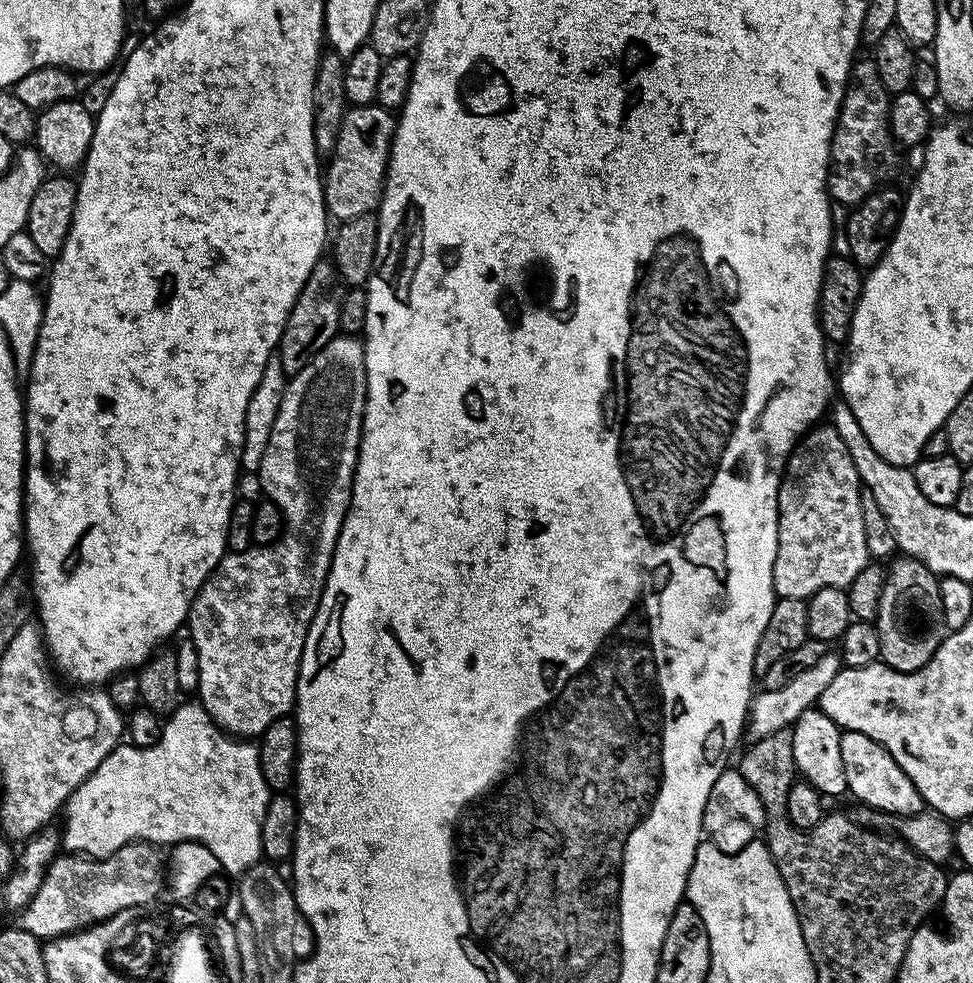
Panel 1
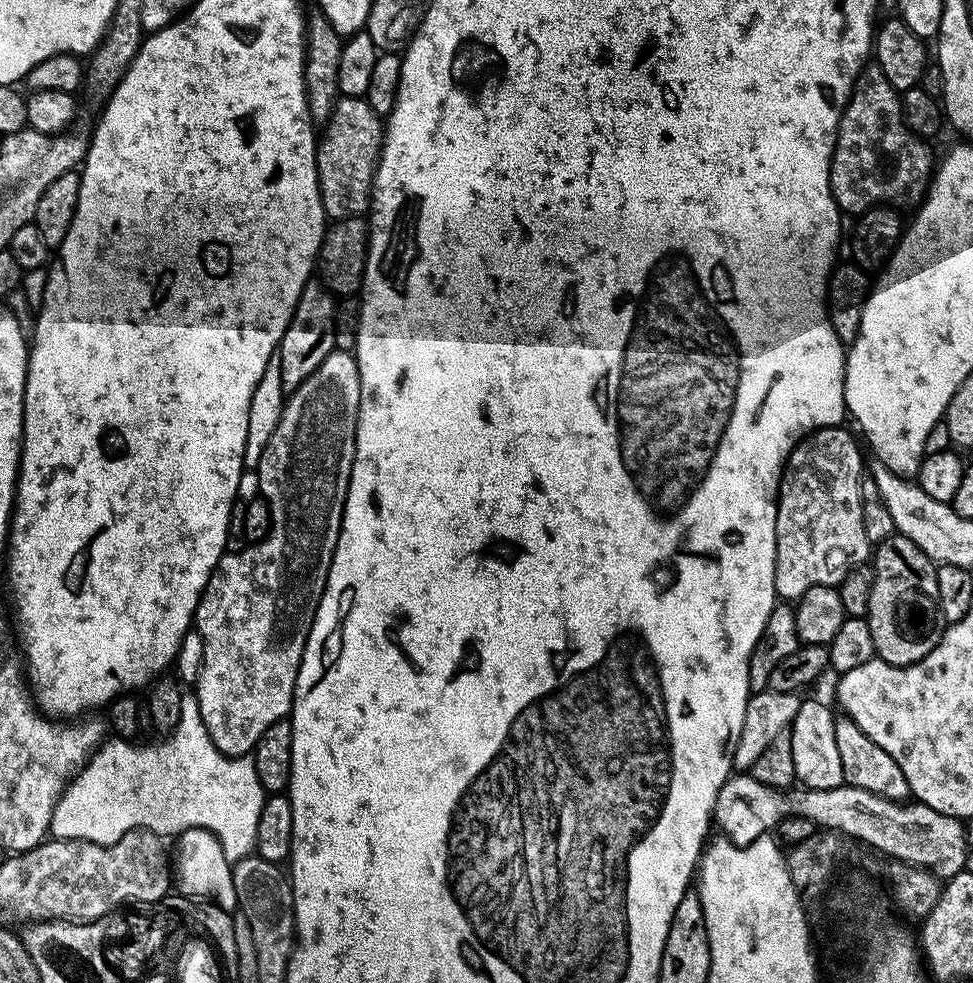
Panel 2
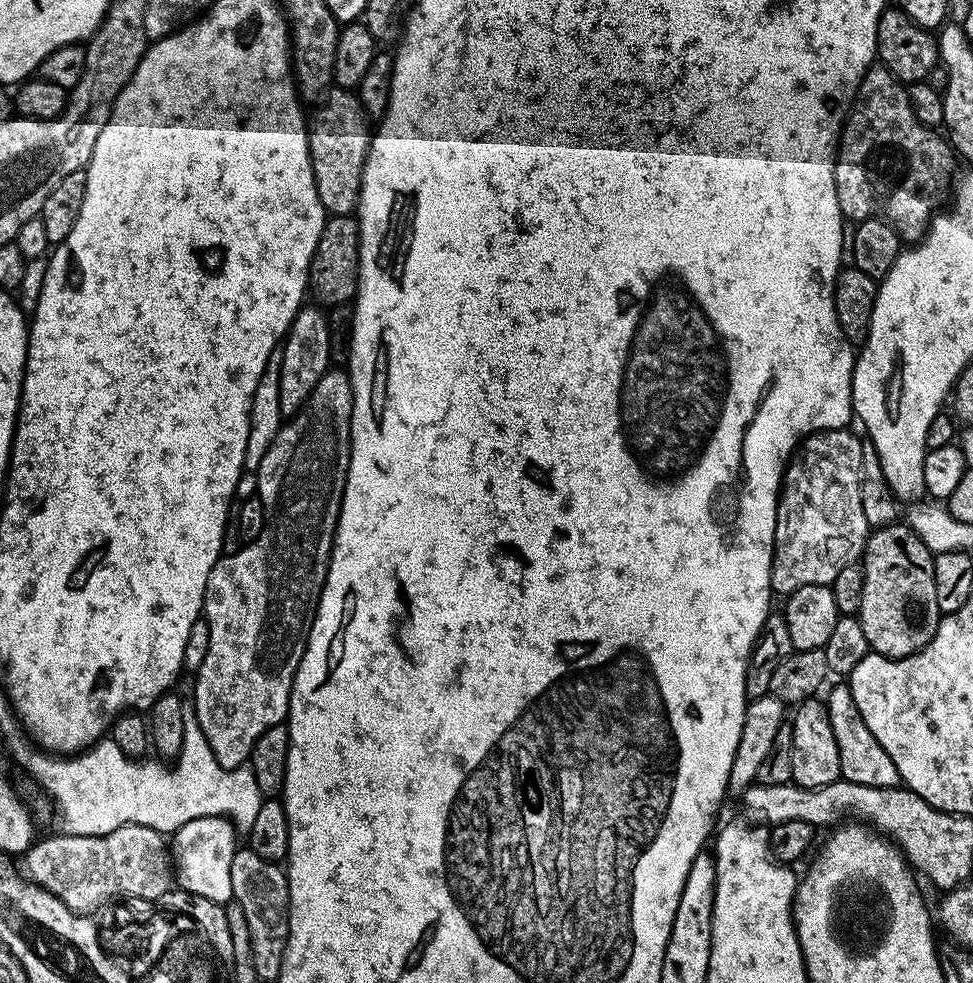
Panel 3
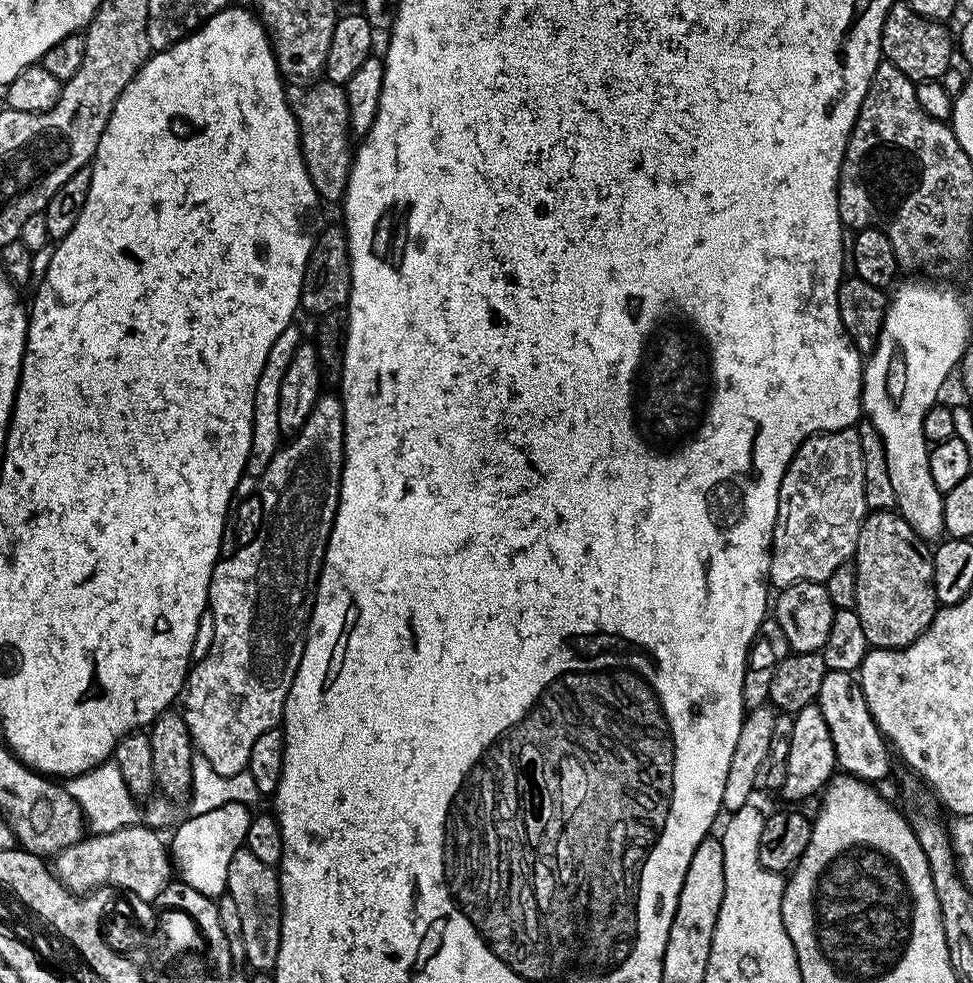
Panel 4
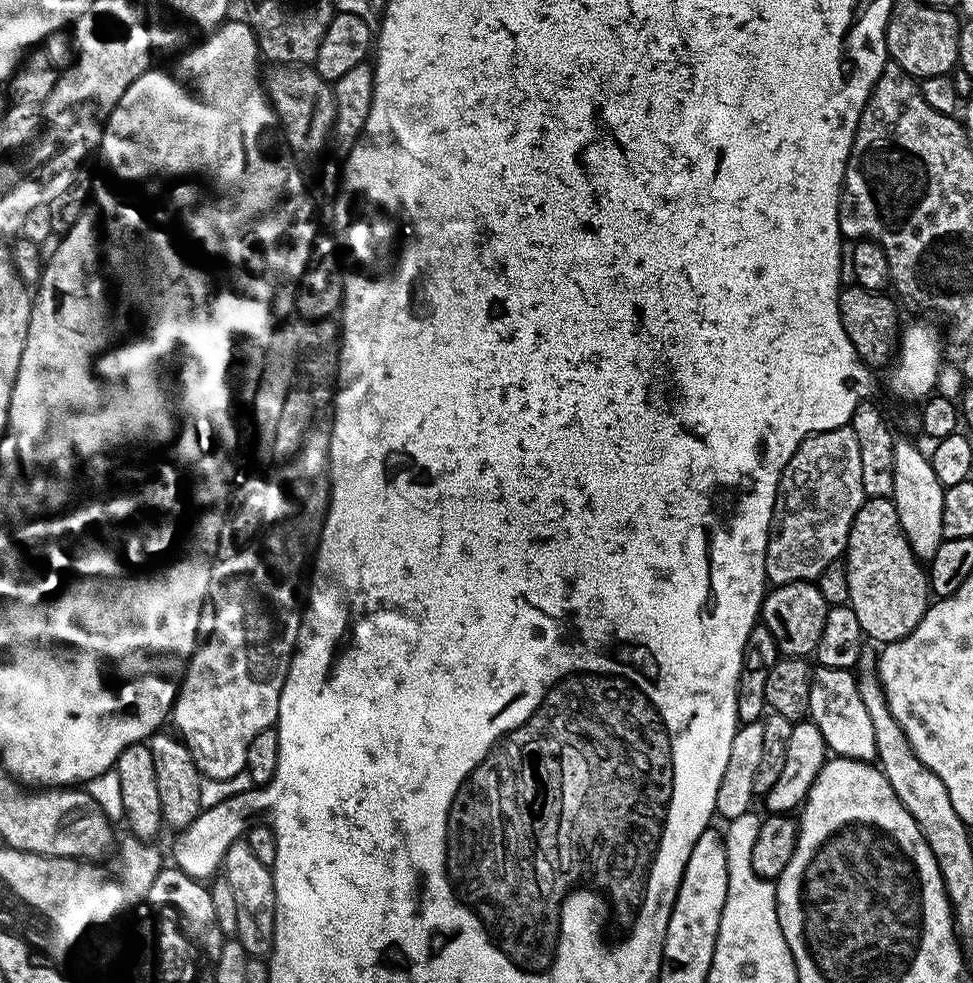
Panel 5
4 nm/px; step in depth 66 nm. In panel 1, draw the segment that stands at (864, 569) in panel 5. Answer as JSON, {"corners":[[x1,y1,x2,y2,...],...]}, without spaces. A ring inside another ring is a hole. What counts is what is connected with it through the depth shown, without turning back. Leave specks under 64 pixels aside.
{"corners":[[897,555,886,569,885,585,882,586,881,600,878,602,877,616,874,621,880,639,880,660,889,668,899,672,913,672,926,666,926,662,934,658,934,650,942,646,945,636,949,633,946,618,942,618,940,581,936,573,931,572,925,564,918,562,912,556]]}

